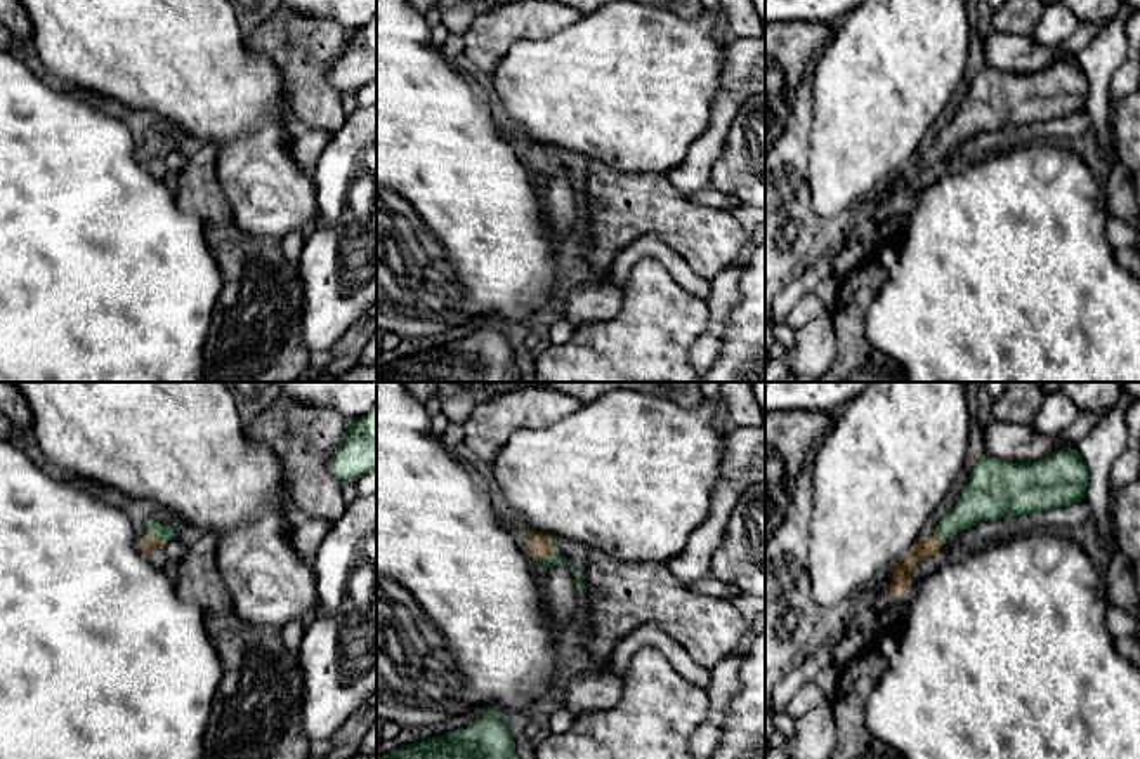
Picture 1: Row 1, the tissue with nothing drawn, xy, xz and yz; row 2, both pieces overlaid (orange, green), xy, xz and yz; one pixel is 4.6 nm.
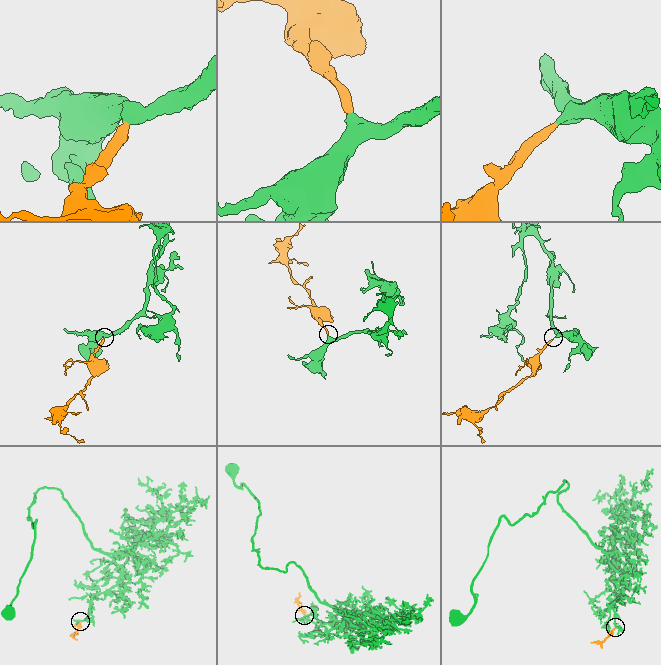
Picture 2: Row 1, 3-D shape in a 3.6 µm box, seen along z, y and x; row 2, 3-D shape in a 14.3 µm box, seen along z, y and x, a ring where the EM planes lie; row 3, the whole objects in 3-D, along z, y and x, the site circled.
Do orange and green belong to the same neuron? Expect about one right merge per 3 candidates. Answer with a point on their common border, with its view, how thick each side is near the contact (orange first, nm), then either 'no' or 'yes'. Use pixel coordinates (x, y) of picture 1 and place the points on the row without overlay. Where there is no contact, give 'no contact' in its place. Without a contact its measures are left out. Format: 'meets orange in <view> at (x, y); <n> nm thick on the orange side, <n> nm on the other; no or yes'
meets orange in xy at (155, 146); 80 nm thick on the orange side, 80 nm on the other; yes

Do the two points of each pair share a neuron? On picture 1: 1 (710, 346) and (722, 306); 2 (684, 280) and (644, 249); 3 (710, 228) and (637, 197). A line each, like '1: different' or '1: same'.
1: same
2: same
3: same

